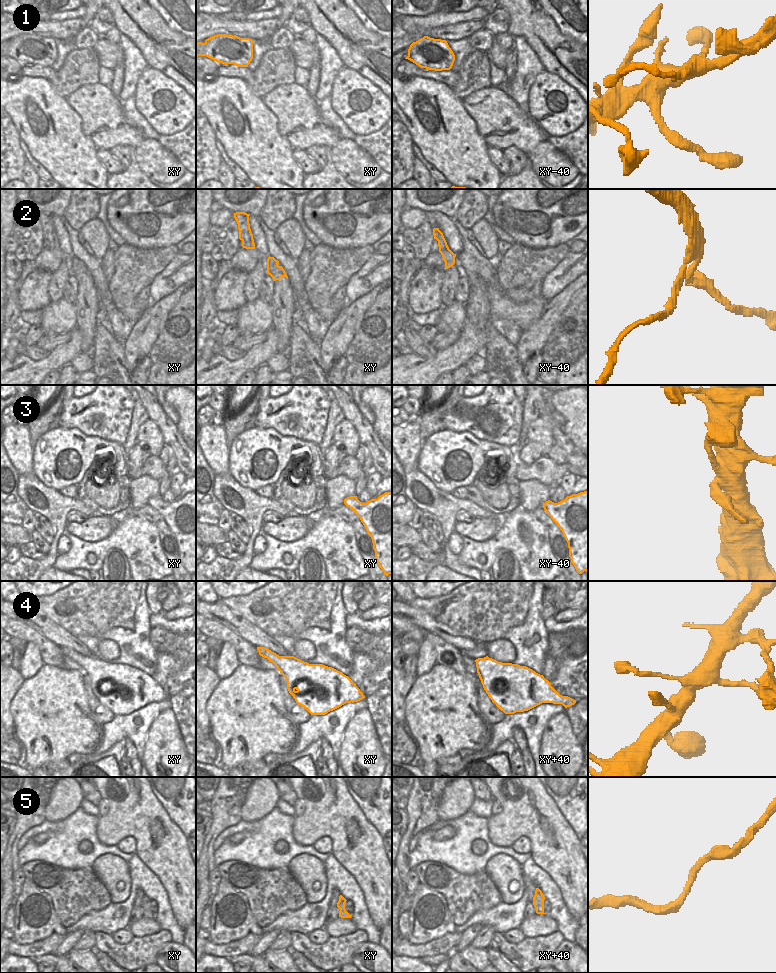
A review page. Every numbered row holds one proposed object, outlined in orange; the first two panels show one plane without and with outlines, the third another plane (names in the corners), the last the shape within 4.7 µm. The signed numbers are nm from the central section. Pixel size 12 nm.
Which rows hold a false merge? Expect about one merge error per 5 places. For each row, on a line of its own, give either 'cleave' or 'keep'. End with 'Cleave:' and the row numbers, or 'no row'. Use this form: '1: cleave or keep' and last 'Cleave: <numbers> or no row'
1: keep
2: cleave
3: keep
4: keep
5: keep
Cleave: 2

